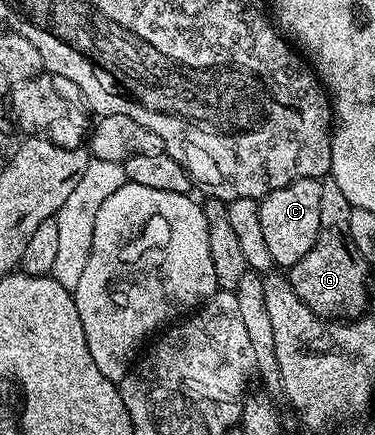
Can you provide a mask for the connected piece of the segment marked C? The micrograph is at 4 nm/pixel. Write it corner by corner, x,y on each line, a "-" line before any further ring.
317,177
296,179
258,201
260,228
275,266
288,271
296,263
300,263
300,259
304,259
308,251
312,251
312,243
316,243
316,235
320,231
321,190
322,181

